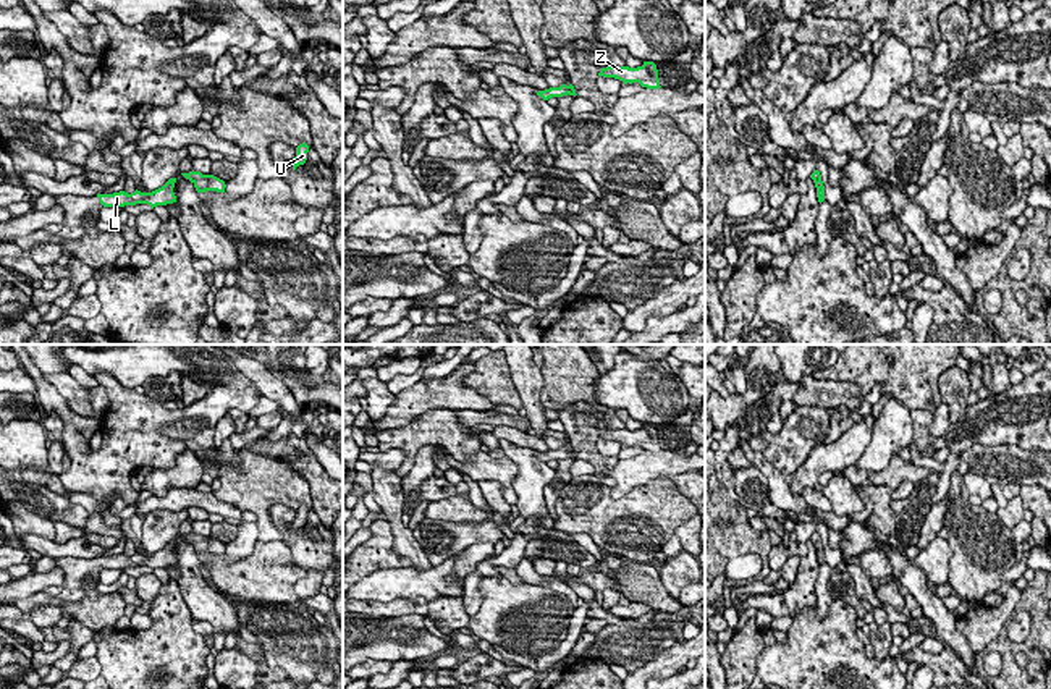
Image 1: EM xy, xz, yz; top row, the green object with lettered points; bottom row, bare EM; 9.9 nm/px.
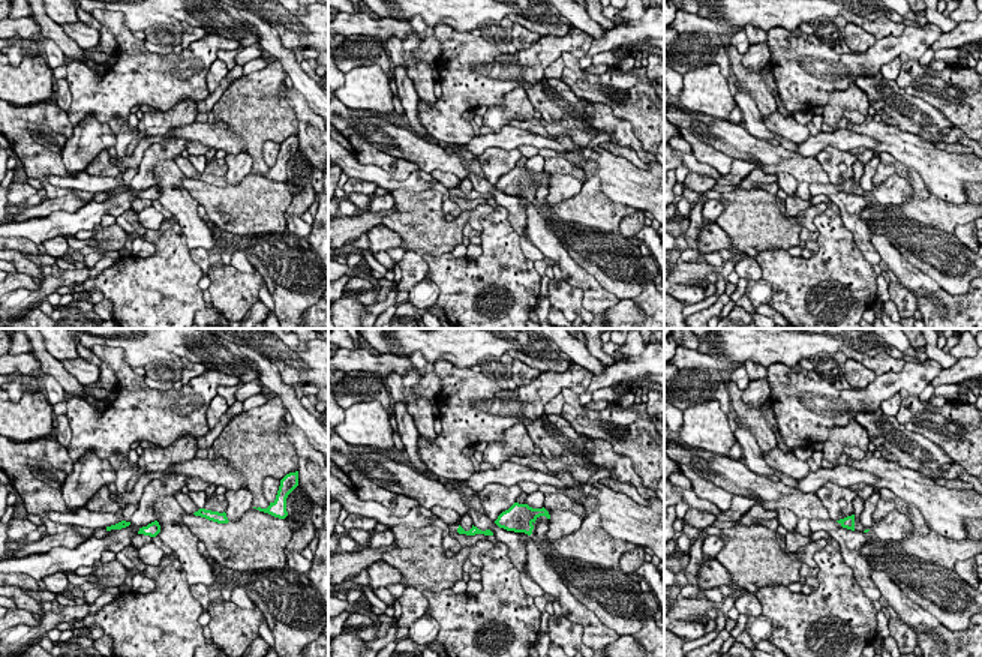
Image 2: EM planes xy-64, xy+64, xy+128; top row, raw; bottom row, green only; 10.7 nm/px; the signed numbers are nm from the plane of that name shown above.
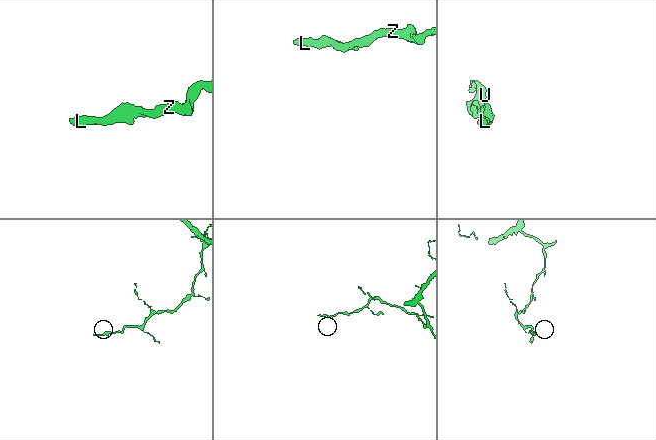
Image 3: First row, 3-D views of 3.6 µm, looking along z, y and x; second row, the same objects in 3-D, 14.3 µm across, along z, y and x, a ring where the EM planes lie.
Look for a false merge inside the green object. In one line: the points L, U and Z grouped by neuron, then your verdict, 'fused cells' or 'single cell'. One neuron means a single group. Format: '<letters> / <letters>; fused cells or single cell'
L U Z; single cell

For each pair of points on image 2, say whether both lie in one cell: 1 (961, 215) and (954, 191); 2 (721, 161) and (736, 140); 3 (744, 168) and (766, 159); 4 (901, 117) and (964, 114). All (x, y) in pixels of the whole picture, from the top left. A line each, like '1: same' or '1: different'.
1: different
2: different
3: different
4: different

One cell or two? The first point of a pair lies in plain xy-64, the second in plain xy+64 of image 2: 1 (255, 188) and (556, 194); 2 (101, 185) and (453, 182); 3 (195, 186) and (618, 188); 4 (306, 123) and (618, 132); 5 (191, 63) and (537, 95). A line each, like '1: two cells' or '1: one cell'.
1: two cells
2: two cells
3: two cells
4: two cells
5: two cells

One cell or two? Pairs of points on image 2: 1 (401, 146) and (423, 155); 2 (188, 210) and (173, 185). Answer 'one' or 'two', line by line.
1: one
2: one

